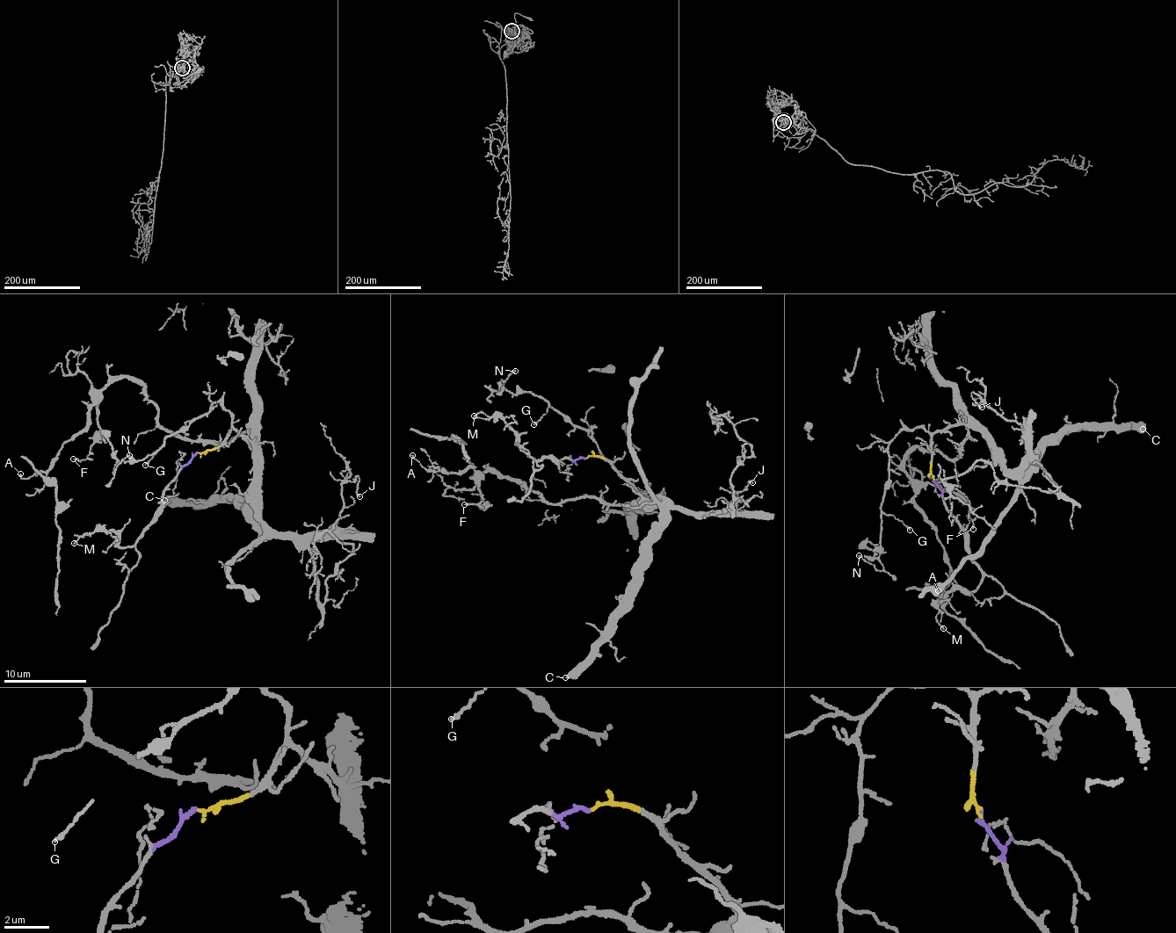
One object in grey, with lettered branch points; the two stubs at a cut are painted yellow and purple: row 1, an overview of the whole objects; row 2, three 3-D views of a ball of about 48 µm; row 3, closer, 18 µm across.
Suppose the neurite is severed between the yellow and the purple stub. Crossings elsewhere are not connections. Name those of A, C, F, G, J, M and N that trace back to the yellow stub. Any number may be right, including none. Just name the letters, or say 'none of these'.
A, C, F, G, J, N

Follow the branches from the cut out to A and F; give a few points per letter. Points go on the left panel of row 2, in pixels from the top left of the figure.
A: (198, 452), (231, 430), (251, 437), (225, 444), (166, 430), (141, 384), (120, 377), (47, 469), (19, 473)
F: (198, 452), (231, 430), (251, 437), (166, 430), (141, 384), (120, 377), (95, 404), (90, 454), (72, 459)

